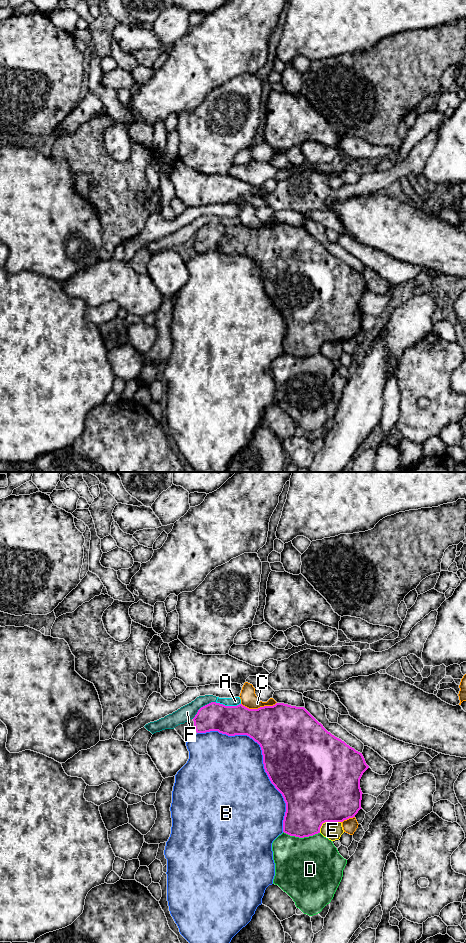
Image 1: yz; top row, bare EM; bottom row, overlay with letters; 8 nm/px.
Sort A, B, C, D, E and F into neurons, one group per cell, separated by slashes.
A F / B / C / D / E

